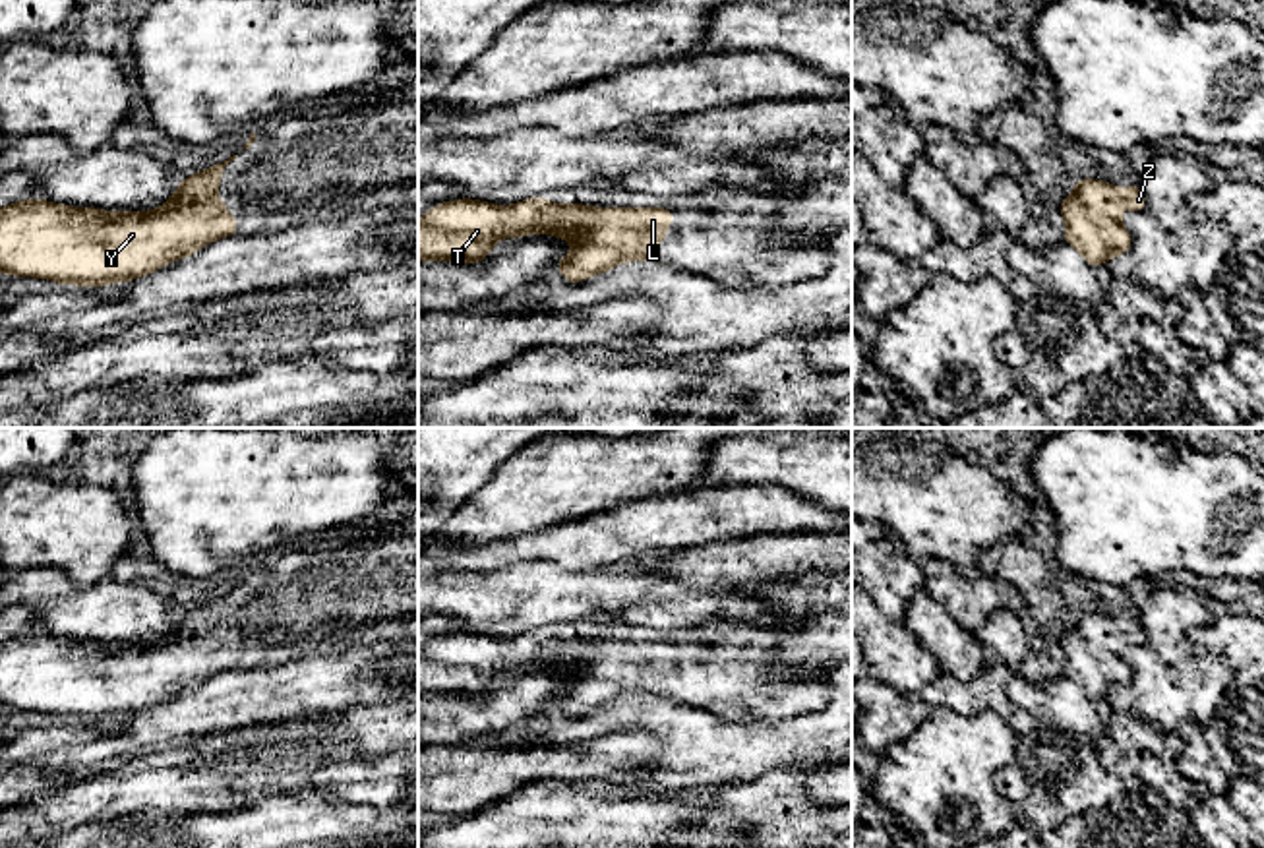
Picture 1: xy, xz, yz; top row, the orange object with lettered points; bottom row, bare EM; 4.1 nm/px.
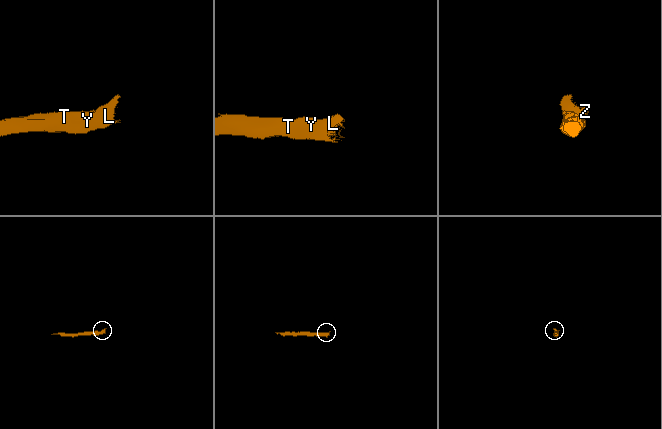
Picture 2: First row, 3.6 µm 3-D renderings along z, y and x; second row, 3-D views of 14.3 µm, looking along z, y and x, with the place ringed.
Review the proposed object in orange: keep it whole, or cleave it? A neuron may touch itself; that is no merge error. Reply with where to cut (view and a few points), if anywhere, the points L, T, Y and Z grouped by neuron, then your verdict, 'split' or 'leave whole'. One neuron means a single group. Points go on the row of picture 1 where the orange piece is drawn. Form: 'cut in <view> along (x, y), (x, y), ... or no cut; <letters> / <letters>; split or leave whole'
no cut; L T Y Z; leave whole

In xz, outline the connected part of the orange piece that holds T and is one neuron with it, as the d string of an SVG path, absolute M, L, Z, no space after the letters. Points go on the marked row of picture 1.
M472 197L449 199L430 207L418 221L418 261L480 263L501 238L527 234L552 234L571 242L565 257L554 267L565 283L583 283L612 271L625 261L658 261L650 250L670 236L664 232L674 223L670 207L596 207L583 203L552 203L548 197L528 197L511 205L496 205Z

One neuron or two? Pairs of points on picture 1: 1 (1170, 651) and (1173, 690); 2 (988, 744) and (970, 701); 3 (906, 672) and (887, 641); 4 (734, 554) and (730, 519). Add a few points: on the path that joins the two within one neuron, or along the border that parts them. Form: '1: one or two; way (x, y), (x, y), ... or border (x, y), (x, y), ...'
1: two; border (1199, 649), (1177, 663), (1166, 665)
2: two; border (932, 707), (966, 715), (993, 711), (1017, 734)
3: one; way (902, 665), (891, 649)
4: two; border (777, 533), (707, 543), (688, 550)

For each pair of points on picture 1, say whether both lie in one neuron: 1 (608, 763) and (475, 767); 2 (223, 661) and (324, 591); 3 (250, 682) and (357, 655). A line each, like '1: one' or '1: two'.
1: one
2: one
3: one

